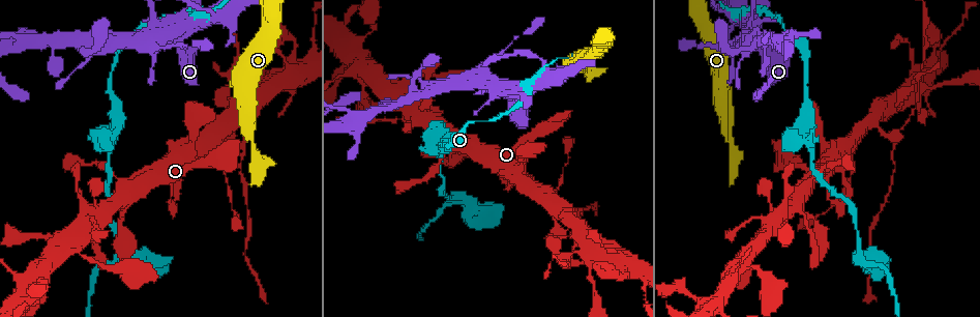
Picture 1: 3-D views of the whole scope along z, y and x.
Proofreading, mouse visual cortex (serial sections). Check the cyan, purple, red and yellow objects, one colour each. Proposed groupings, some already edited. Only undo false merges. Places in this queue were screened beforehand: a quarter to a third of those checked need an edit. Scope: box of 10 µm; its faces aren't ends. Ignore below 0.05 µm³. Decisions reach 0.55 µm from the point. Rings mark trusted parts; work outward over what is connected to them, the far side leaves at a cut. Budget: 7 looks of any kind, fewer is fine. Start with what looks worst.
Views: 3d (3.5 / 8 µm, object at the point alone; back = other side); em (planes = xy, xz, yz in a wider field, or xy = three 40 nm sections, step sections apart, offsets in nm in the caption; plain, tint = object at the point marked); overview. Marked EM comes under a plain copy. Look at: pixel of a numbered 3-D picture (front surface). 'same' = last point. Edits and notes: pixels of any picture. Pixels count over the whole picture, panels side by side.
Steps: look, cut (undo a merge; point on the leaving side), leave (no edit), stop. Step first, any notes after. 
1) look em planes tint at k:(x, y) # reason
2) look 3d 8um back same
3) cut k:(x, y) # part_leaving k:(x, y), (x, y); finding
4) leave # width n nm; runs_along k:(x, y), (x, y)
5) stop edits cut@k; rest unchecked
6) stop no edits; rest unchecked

look 3d 3.5um at 1:(854, 161) # sudden change in width

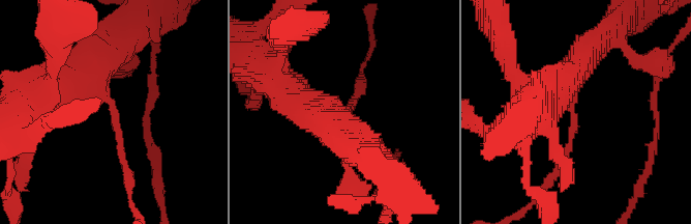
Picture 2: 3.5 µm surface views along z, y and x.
look em xy step 5 tint at 2:(111, 113) # shape alone is not enough

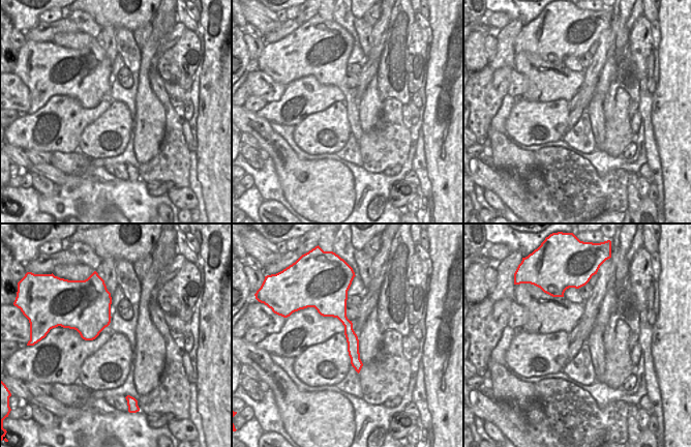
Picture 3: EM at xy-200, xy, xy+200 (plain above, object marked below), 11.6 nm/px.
leave # arm_widths 100, 400 nm; runs_along 3:(341, 295), (341, 317), (358, 367); continuous, no second cell

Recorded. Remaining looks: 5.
look em xy step 5 tint at 1:(569, 257) # two arms in line, one across

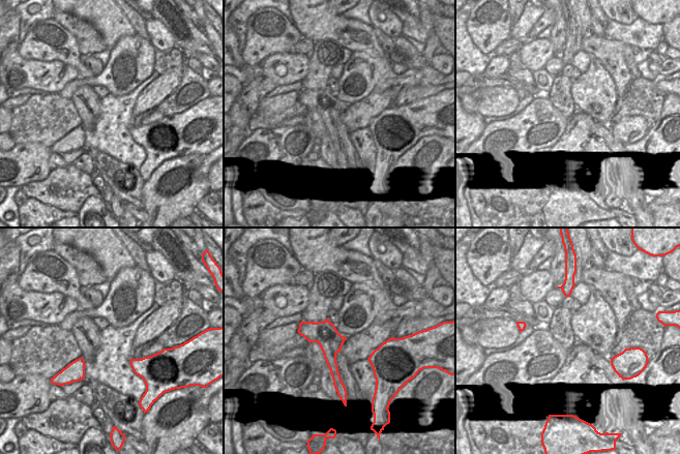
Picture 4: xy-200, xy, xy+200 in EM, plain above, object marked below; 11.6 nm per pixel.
look 3d 3.5um back same

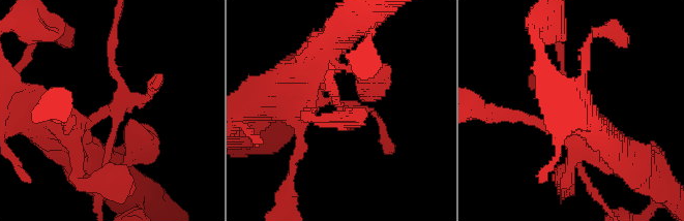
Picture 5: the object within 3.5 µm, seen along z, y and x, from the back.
cut 5:(131, 95) # a second cell is stuck on

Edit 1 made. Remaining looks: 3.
look 3d 3.5um back at 1:(151, 48) # abrupt turn

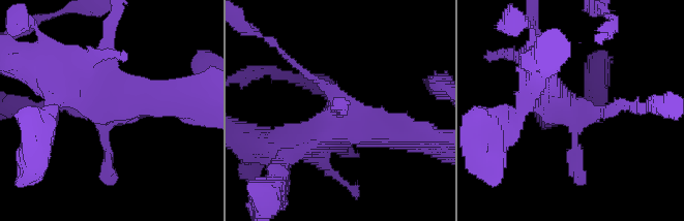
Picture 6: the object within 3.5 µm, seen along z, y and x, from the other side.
look em planes tint at 6:(104, 108) # need the tissue

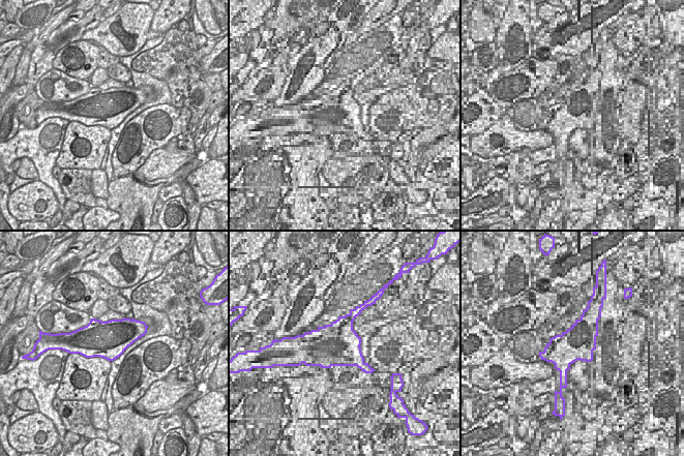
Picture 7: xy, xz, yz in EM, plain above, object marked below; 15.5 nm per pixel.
leave # width 600 nm; runs_along 6:(287, 156), (334, 125), (407, 132); all the same cell

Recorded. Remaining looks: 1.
stop edits cut@5; rest unchecked

